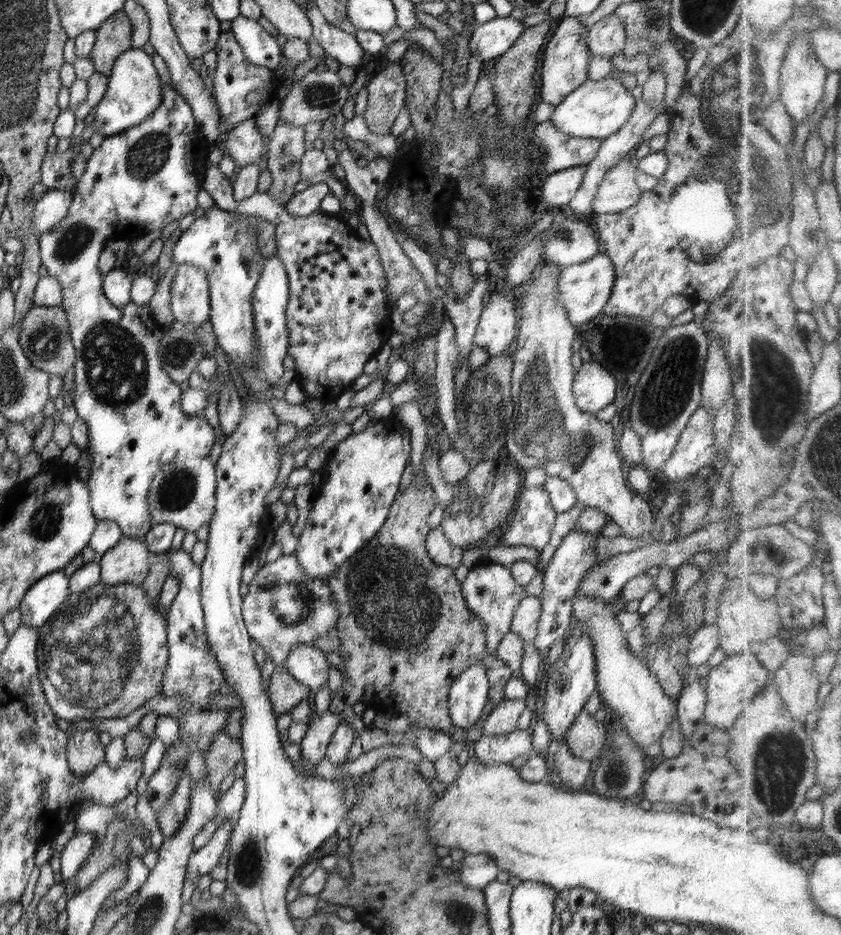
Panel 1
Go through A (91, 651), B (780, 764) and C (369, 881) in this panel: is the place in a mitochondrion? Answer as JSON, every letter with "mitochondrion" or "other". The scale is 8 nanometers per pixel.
{"A":"mitochondrion","B":"mitochondrion","C":"other"}

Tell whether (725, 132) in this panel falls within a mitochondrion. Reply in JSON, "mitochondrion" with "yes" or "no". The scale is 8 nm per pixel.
{"mitochondrion":"yes"}

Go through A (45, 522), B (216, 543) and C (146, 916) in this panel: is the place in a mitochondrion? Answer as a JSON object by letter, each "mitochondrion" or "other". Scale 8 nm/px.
{"A":"mitochondrion","B":"other","C":"mitochondrion"}

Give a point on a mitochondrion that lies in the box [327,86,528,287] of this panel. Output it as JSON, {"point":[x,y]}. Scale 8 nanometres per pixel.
{"point":[496,218]}

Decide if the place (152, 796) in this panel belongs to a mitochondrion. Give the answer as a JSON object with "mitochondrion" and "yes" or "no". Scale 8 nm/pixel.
{"mitochondrion":"no"}

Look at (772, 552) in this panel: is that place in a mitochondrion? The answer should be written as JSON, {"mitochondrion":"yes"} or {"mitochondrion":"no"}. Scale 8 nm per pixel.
{"mitochondrion":"no"}

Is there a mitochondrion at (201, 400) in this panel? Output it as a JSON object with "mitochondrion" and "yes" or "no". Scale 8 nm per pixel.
{"mitochondrion":"no"}

